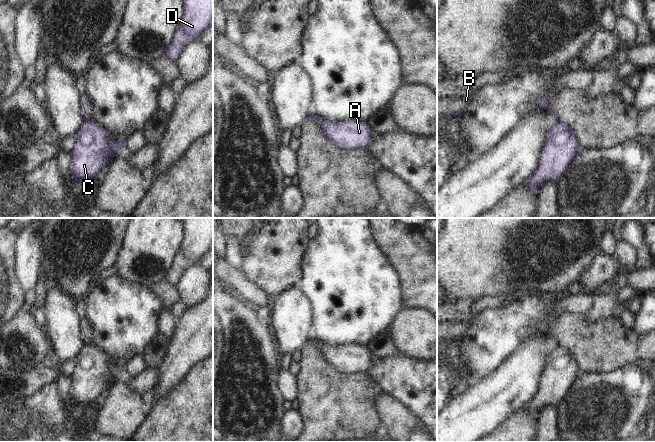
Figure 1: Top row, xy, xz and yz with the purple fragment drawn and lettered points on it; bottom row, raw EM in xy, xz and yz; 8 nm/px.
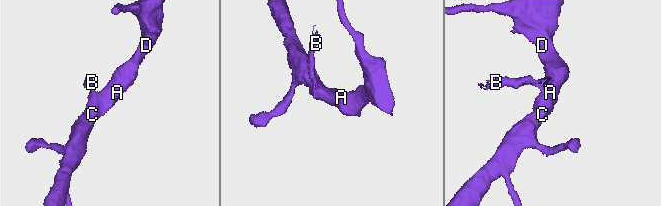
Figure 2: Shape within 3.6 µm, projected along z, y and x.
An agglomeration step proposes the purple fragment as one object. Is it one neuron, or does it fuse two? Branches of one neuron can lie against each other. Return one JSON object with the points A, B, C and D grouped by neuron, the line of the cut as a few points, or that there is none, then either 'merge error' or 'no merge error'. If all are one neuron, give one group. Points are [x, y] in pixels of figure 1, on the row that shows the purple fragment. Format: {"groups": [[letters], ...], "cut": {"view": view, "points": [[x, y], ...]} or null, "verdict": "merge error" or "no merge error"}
{"groups": [["A", "C", "D"], ["B"]], "cut": {"view": "yz", "points": [[557, 120], [563, 122]]}, "verdict": "merge error"}

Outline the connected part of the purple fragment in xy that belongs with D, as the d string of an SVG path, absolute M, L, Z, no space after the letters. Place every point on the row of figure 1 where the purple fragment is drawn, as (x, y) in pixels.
M183 0L184 14L167 47L165 54L174 63L183 47L199 39L200 34L213 21L213 0Z

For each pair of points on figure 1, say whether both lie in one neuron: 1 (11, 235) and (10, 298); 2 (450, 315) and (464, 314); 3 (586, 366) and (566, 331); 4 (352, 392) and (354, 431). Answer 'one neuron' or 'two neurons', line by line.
1: one neuron
2: one neuron
3: one neuron
4: one neuron

